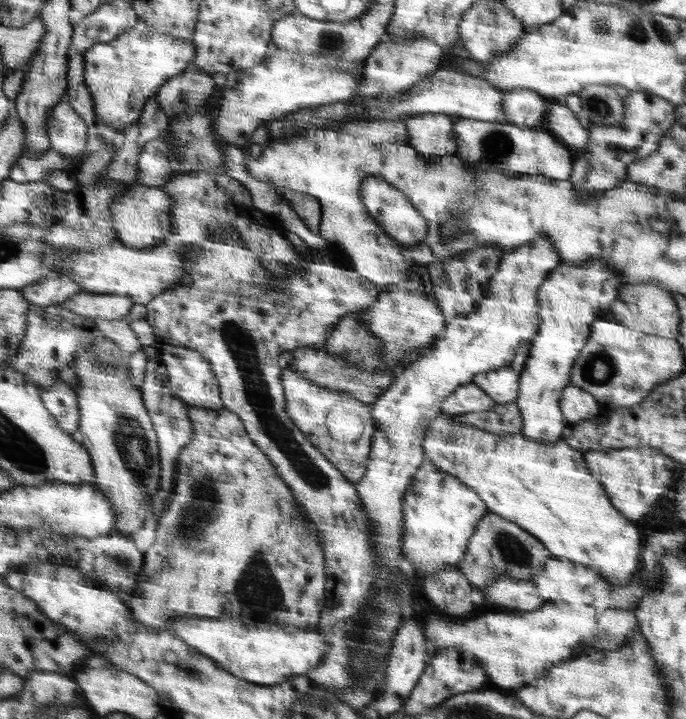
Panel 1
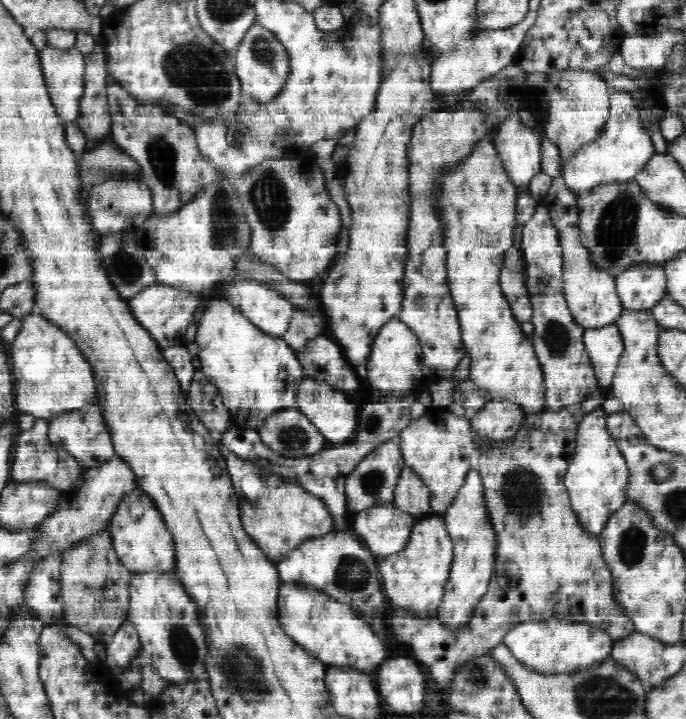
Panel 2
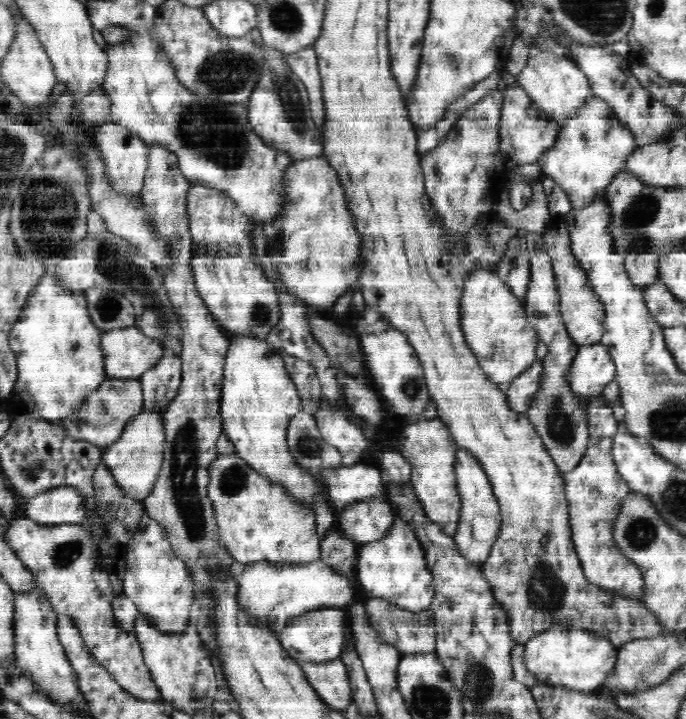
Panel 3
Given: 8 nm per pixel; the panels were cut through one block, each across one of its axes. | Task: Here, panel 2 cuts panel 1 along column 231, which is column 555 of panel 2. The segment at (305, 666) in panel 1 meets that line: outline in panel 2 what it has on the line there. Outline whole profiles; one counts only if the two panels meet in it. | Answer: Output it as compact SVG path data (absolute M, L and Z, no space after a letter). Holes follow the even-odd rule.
M547 618L513 624L504 634L502 642L527 667L544 673L556 673L585 669L602 662L611 653L614 640L606 631L588 623Z

